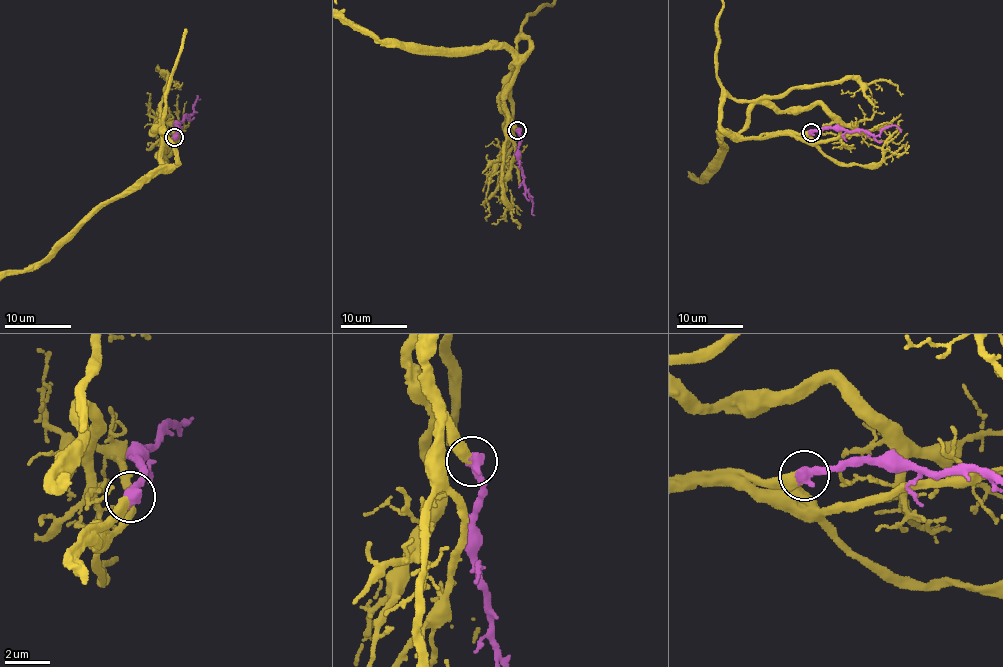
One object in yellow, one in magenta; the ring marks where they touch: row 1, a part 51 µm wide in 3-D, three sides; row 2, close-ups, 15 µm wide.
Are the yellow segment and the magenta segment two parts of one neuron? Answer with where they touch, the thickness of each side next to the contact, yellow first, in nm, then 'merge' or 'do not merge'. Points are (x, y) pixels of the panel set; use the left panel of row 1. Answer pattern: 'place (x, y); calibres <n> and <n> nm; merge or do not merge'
place (174, 137); calibres 440 and 550 nm; merge

